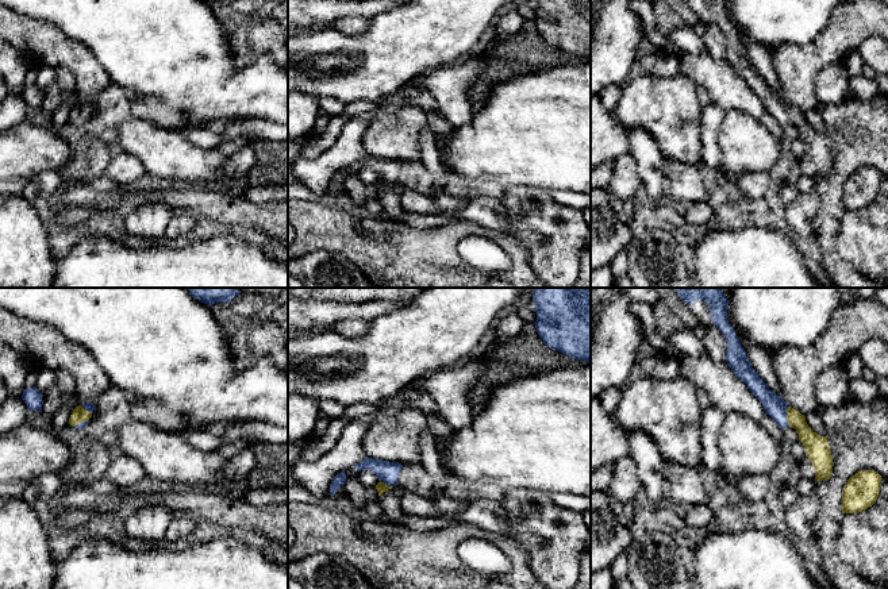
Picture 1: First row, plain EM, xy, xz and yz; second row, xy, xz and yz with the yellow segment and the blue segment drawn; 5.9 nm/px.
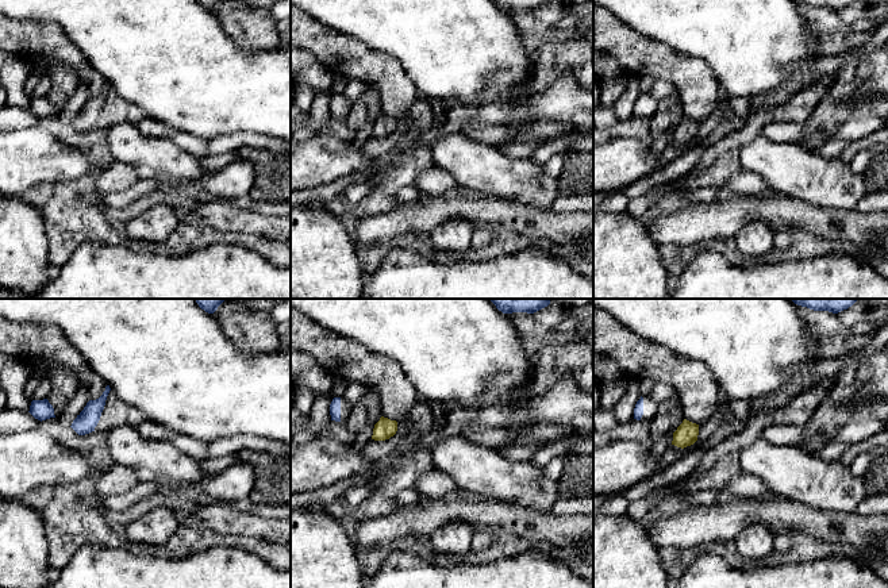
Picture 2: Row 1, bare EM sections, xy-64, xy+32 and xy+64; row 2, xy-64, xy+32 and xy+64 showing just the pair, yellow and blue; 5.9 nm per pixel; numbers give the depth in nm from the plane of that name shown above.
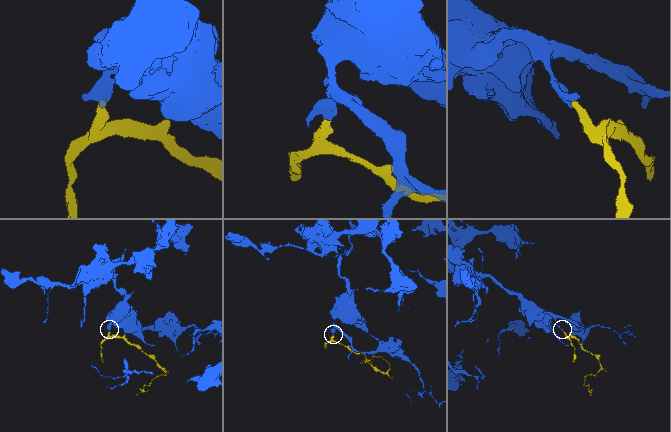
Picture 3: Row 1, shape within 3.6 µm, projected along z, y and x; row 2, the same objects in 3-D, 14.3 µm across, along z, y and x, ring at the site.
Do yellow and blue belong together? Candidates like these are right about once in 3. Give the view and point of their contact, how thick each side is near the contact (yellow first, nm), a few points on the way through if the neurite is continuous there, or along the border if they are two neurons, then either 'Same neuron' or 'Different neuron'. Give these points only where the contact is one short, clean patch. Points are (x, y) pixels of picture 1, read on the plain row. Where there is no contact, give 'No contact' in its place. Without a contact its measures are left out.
Touches yellow at yz (787, 114). Thickness 140 nm (yellow) against 120 nm. Path across: yz (817, 143), (787, 114), (773, 101). Same neuron

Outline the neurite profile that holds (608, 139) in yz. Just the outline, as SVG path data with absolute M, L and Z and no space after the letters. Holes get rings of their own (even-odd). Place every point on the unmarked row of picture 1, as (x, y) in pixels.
M599 96L591 99L591 169L630 153L626 130L616 123Z

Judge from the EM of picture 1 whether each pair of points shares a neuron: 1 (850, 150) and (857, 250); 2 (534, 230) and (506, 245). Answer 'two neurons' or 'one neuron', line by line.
1: two neurons
2: two neurons

